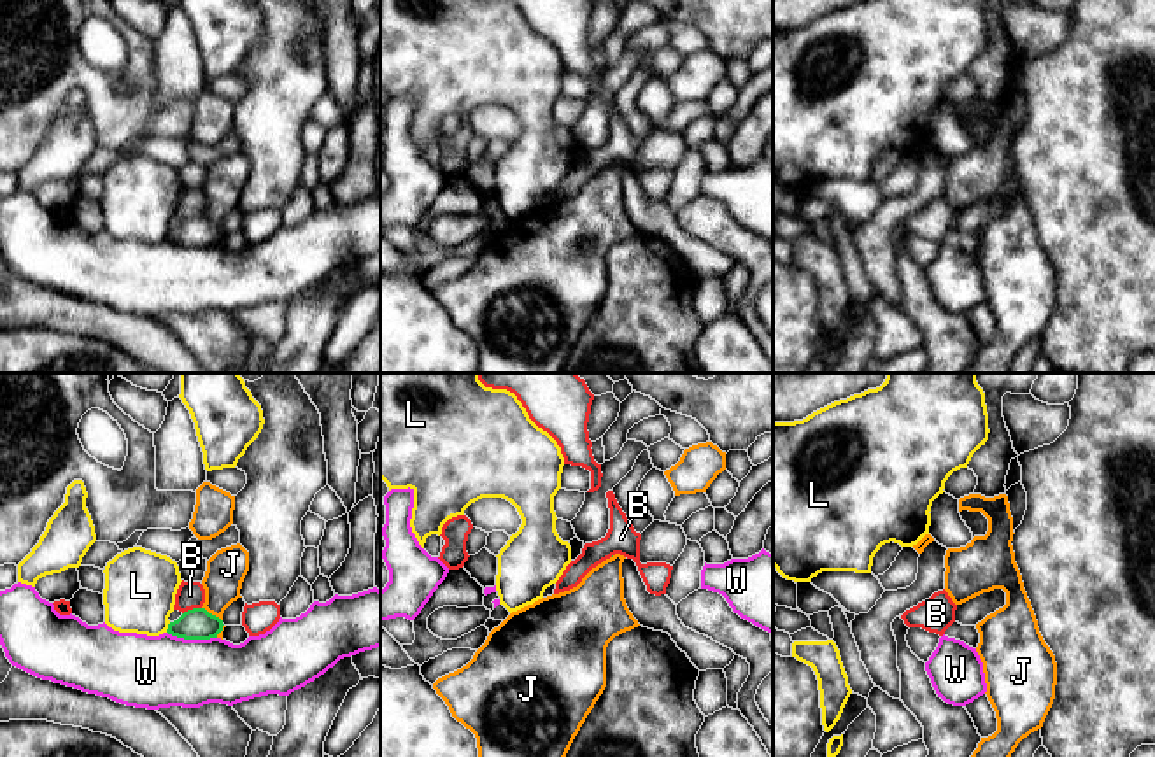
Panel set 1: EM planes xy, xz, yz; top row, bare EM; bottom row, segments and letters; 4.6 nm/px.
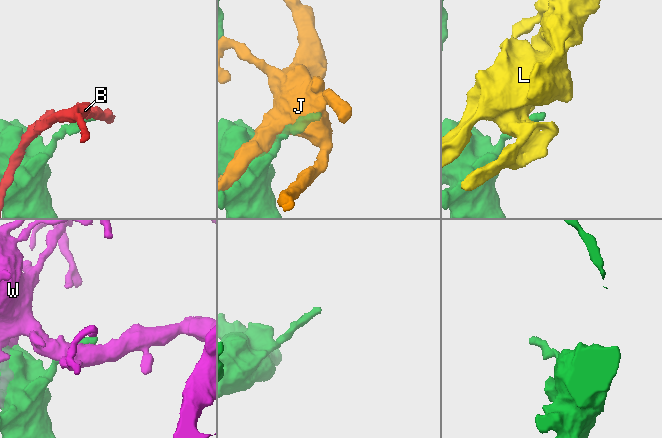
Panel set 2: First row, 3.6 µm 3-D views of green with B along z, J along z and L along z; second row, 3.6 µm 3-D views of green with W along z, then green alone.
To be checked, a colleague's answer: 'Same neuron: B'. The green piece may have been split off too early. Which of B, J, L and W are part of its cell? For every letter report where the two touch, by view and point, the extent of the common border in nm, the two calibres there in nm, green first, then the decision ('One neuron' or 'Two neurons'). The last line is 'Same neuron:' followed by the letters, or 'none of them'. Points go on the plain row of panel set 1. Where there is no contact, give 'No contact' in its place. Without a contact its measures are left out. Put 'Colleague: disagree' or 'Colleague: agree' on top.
Colleague: disagree
B: Touches green at xy (193, 216). Shared border 90 nm. Thickness 140 nm (green) against 130 nm. Two neurons
J: Touches green at xy (211, 221). Shared border 120 nm. Thickness 140 nm (green) against 180 nm. Two neurons
L: Touches green at xy (169, 235). Shared border 50 nm. Thickness 140 nm (green) against 320 nm. Two neurons
W: Touches green at xy (191, 246). Shared border 240 nm. Thickness 140 nm (green) against 340 nm. Two neurons
Same neuron: none of them

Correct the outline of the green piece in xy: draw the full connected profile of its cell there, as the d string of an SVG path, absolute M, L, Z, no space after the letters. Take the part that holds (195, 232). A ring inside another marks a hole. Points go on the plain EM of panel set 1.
M238 205L223 221L216 224L205 216L184 219L177 228L168 231L167 240L184 247L210 247L217 245L224 233L240 233L245 209Z

